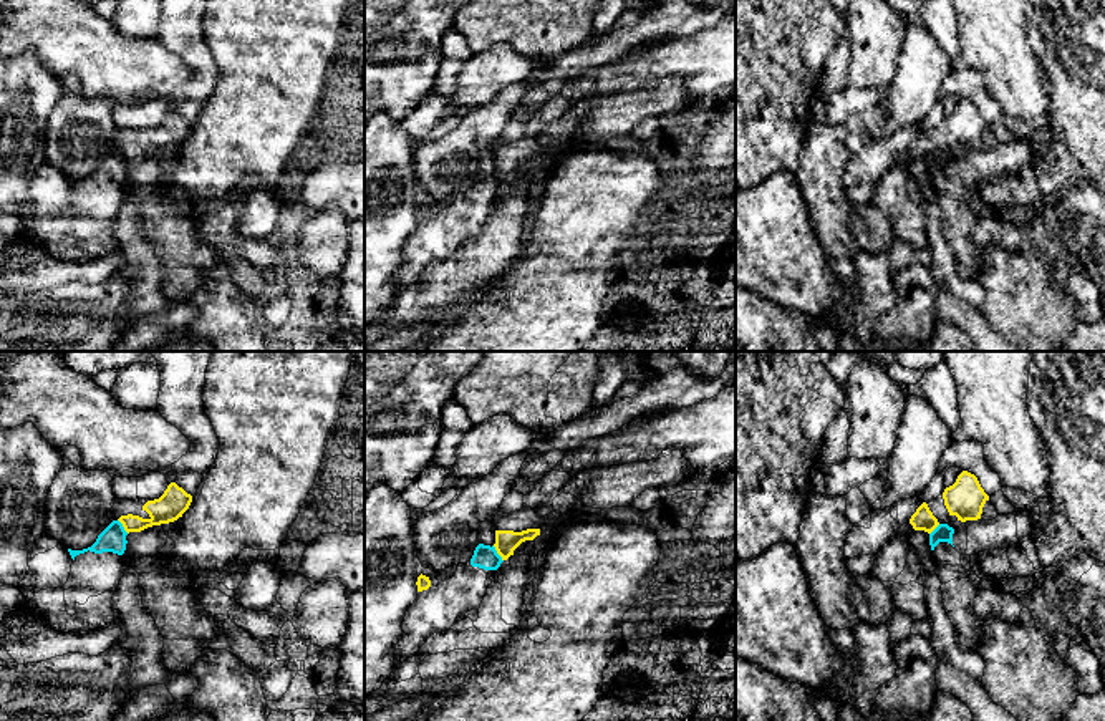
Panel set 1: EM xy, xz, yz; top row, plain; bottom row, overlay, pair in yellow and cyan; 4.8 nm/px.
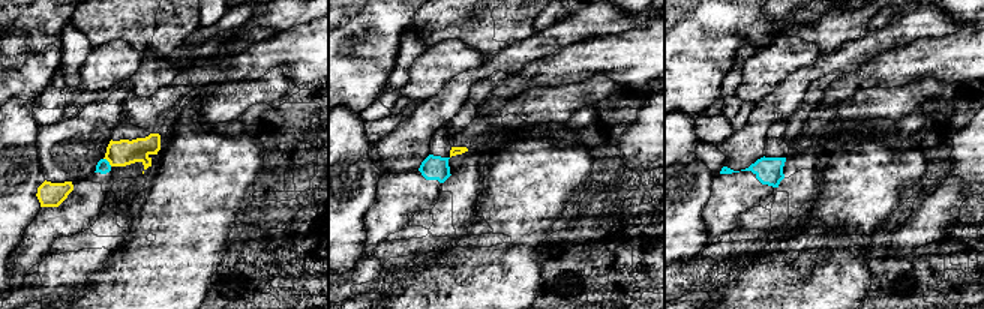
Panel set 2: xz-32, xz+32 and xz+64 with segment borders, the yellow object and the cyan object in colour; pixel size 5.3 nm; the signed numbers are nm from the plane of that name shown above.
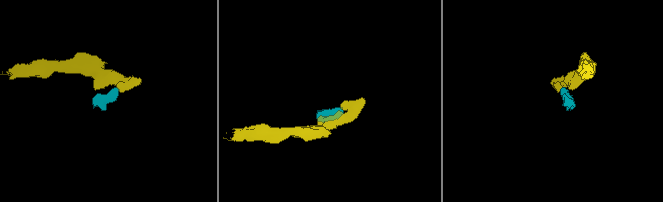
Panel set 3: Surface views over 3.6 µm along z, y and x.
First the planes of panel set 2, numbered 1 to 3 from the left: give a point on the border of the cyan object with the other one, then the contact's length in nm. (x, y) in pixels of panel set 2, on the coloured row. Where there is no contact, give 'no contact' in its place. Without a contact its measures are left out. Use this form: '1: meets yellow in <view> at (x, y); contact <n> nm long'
1: meets yellow in xz-32 at (108, 161); contact 60 nm long
2: no contact
3: no contact

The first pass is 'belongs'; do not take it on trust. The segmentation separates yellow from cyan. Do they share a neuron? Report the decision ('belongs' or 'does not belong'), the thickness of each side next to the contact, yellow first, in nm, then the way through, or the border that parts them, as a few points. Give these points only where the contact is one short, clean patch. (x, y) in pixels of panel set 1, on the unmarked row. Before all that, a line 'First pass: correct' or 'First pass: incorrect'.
First pass: incorrect
does not belong | 110/120 nm | along xz (492, 174), (502, 189)

